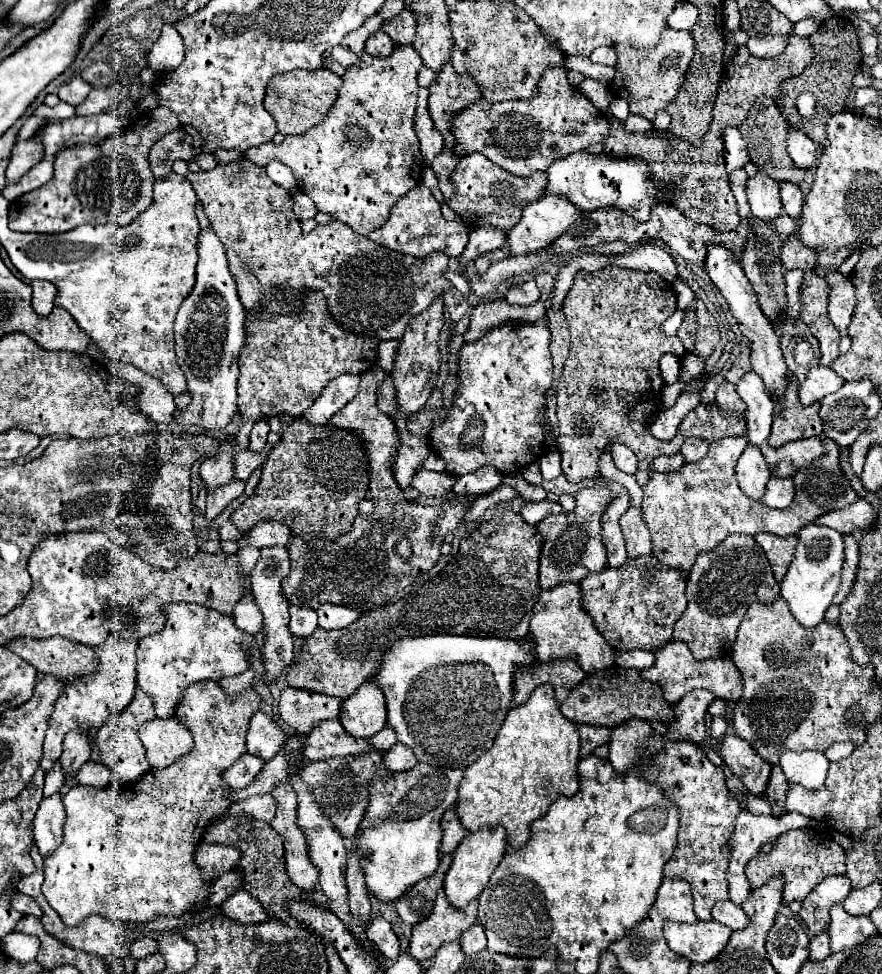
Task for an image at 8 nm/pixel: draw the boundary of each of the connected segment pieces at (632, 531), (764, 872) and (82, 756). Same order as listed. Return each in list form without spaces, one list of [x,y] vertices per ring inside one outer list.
[[[623,524],[621,530],[623,530],[623,536],[625,536],[629,558],[639,558],[639,556],[651,554],[651,534],[645,526]]]
[[[799,828],[799,830],[789,830],[781,834],[769,854],[755,854],[745,870],[751,888],[763,886],[769,876],[783,874],[785,876],[785,886],[783,886],[783,902],[791,900],[803,900],[823,878],[831,874],[845,874],[845,852],[839,844],[833,842],[831,834],[825,830],[817,828]]]
[[[81,728],[77,732],[69,732],[63,740],[63,754],[59,758],[63,772],[71,772],[73,776],[77,774],[77,770],[91,758],[91,744],[89,744],[89,734],[81,732]]]

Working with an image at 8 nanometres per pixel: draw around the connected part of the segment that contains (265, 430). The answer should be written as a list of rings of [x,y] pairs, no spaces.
[[[257,420],[257,424],[253,424],[253,430],[251,430],[249,450],[263,452],[267,446],[267,434],[269,434],[269,420]]]

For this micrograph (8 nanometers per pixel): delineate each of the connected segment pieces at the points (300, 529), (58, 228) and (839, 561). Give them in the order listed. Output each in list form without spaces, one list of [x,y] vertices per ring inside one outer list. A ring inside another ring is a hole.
[[[303,416],[295,418],[287,426],[283,438],[269,452],[267,462],[263,464],[261,482],[257,484],[253,496],[249,496],[247,502],[243,502],[239,510],[231,514],[231,522],[237,526],[241,536],[245,536],[245,532],[249,532],[249,528],[257,526],[259,522],[279,522],[291,528],[291,532],[297,536],[309,534],[321,538],[337,538],[353,526],[357,504],[363,500],[363,496],[367,496],[369,488],[369,458],[365,454],[365,442],[357,434],[345,430],[333,432],[339,432],[339,444],[327,444],[327,428],[311,426],[311,422],[307,422]]]
[[[157,106],[155,110],[141,112],[125,132],[109,136],[101,144],[83,144],[57,152],[55,176],[41,188],[11,202],[9,228],[15,232],[59,234],[75,230],[81,224],[117,222],[119,214],[121,226],[127,226],[149,208],[153,198],[155,176],[149,166],[151,146],[179,126],[177,116],[169,108]]]
[[[807,524],[799,530],[799,544],[795,558],[781,582],[781,596],[787,600],[791,614],[805,628],[813,628],[823,620],[825,610],[831,606],[833,596],[841,584],[843,570],[843,536],[832,528]]]

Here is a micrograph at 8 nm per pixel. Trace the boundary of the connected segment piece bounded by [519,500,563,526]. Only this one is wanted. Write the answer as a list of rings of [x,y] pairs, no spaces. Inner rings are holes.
[[[543,500],[543,502],[525,502],[521,506],[521,516],[525,522],[529,522],[531,526],[535,526],[537,522],[541,522],[543,518],[551,516],[551,514],[559,514],[563,512],[563,508],[559,506],[559,502],[549,502],[549,500]]]

